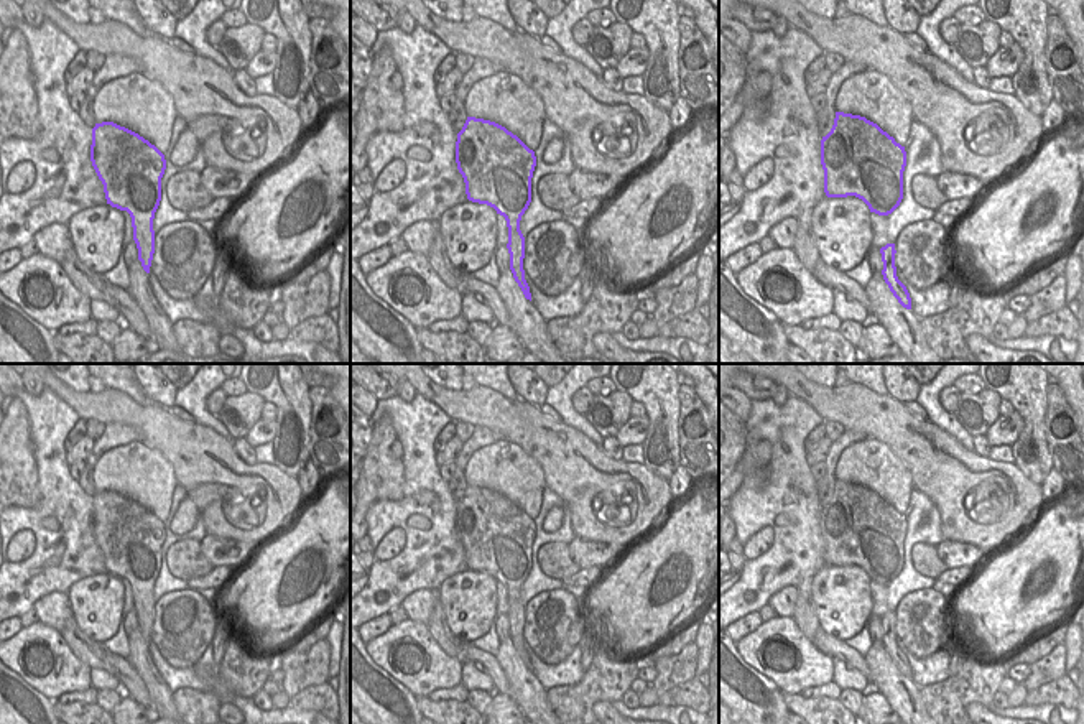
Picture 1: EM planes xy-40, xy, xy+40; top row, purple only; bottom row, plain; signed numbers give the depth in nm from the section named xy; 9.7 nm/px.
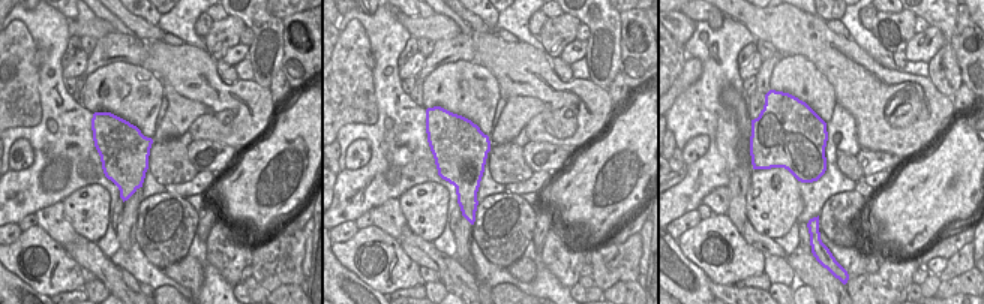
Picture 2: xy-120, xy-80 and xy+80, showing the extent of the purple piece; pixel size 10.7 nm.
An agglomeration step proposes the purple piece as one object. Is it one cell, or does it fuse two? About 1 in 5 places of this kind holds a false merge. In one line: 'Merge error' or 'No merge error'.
No merge error.

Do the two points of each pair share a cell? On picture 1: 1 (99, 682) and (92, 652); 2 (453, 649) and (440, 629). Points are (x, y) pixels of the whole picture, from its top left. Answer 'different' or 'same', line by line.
1: different
2: same

